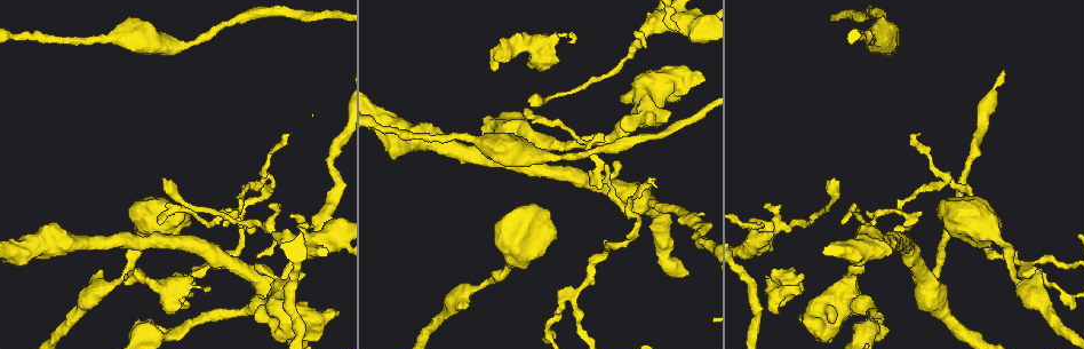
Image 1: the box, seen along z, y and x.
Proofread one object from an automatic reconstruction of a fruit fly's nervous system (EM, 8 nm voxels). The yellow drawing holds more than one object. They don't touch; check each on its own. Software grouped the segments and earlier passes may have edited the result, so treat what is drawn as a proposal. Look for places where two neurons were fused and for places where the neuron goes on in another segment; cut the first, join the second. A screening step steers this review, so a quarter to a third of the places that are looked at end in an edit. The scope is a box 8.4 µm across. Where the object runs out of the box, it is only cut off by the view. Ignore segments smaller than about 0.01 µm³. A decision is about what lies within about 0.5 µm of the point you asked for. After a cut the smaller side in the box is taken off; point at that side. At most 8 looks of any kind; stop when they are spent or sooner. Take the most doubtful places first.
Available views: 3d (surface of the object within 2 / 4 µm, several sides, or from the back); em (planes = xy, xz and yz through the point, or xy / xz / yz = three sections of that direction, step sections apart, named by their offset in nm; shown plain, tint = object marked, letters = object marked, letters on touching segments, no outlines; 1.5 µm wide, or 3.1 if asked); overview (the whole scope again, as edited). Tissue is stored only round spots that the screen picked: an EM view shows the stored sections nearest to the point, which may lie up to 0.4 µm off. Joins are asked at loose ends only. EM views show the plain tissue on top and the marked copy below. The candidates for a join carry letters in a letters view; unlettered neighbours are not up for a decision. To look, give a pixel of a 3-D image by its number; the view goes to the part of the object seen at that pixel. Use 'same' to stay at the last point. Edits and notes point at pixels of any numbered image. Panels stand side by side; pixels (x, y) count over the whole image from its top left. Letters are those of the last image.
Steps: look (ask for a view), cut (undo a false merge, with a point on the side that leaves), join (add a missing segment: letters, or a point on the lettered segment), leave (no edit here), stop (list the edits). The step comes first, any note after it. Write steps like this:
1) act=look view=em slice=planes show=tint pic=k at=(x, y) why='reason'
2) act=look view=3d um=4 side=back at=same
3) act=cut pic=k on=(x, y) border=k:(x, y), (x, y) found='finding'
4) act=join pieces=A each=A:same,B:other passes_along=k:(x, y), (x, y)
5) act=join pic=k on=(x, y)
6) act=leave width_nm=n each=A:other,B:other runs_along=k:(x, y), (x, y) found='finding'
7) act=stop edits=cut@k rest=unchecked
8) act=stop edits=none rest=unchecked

act=look view=3d um=2 side=back pic=1 at=(559, 60) why='an open end'

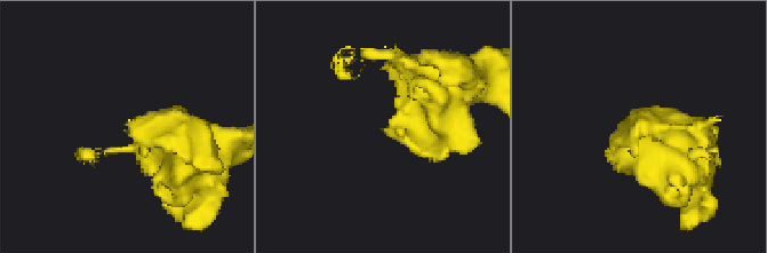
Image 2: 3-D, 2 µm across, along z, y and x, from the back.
act=look view=em slice=planes show=tint pic=2 at=(637, 125)

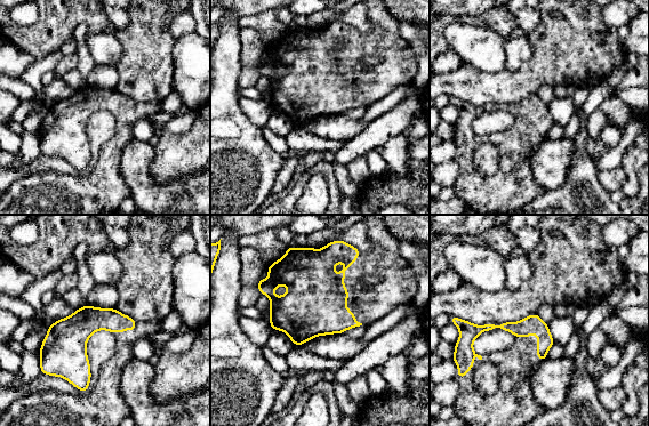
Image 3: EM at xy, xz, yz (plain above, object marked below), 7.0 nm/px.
act=look view=em slice=planes show=letters at=same

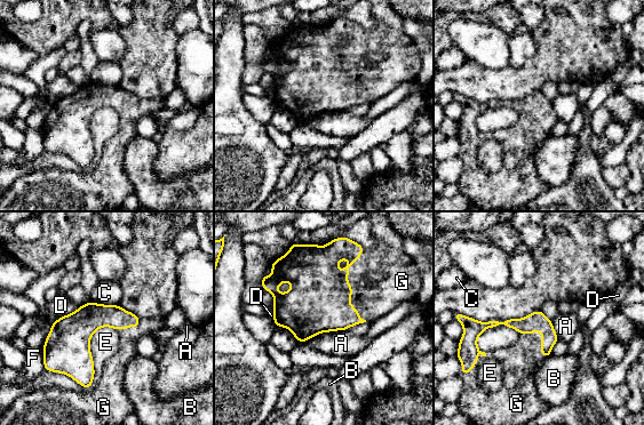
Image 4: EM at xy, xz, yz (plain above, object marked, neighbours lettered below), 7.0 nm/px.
act=join pieces=G each=A:other,B:other,C:other,D:other,E:other,F:other,G:same found='it goes on there'

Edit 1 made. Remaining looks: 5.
act=look view=em slice=planes show=letters pic=1 at=(528, 111)

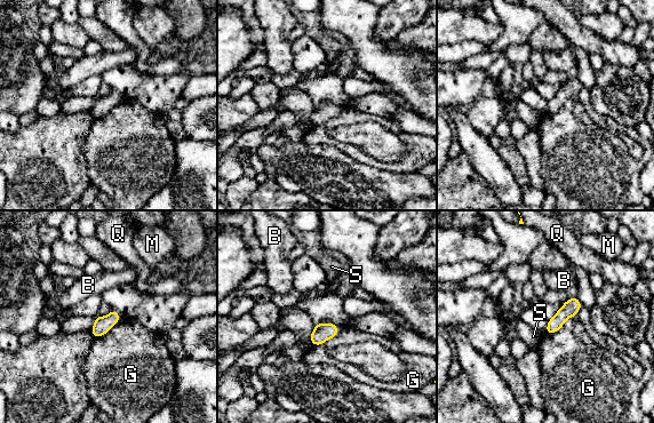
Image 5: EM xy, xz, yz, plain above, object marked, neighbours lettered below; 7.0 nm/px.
act=leave width_nm=120 longest_contact=G:320nm each=B:other,G:other,M:other,Q:other,S:other found='no lettered segment goes on from it'

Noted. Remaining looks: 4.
act=look view=em slice=planes show=letters pic=1 at=(654, 184) why='branch stops here'

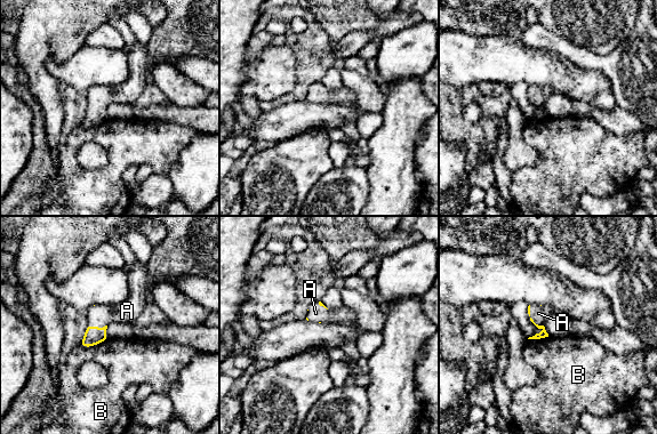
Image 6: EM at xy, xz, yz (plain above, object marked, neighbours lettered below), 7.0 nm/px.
act=join pieces=A each=A:same,B:other passes_along=6:(543, 334), (530, 318), (538, 313) found='it goes on there'

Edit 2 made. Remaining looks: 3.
act=stop edits=join@4,join@6 rest=unchecked

